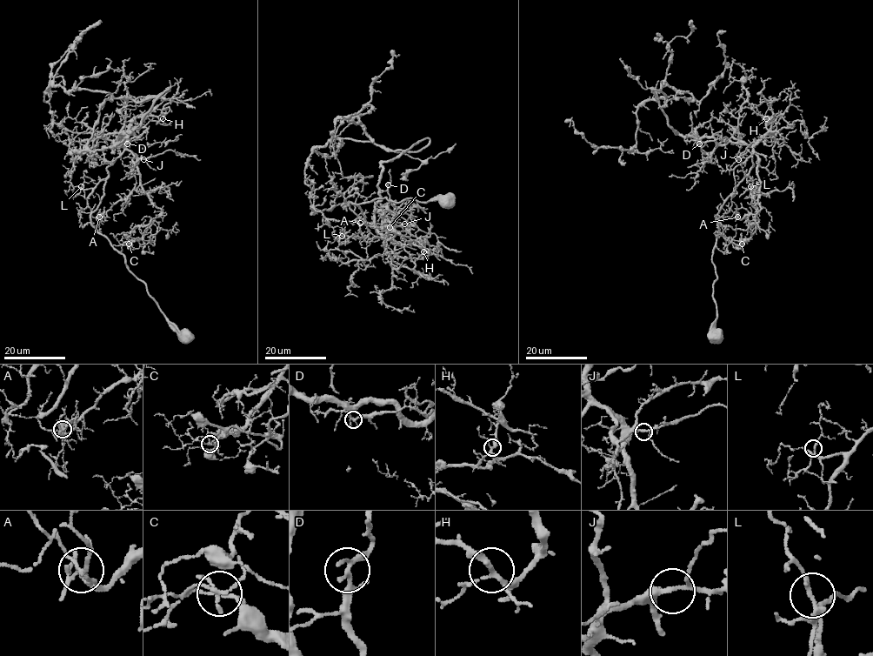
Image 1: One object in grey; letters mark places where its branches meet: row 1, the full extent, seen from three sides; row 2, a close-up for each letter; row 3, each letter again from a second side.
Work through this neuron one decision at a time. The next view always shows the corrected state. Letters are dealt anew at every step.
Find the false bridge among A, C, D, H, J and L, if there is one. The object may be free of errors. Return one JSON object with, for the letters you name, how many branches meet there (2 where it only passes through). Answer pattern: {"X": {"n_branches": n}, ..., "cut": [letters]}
{"C": {"n_branches": 4}, "cut": ["C"]}

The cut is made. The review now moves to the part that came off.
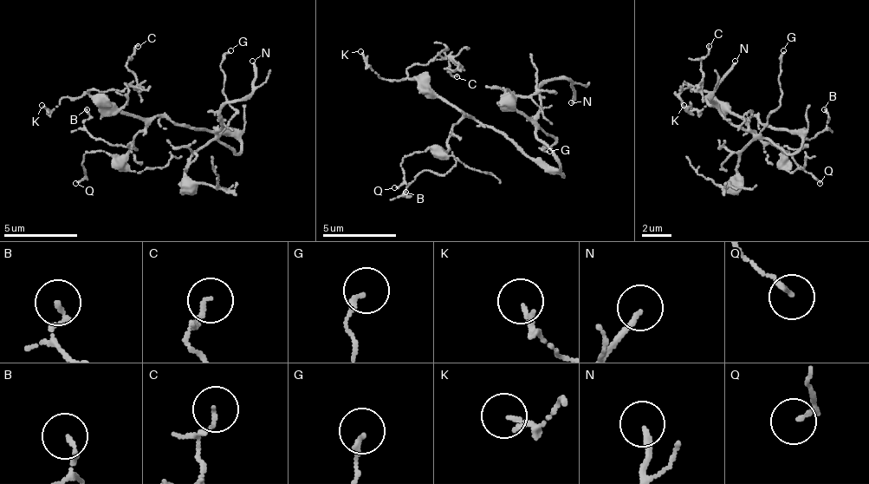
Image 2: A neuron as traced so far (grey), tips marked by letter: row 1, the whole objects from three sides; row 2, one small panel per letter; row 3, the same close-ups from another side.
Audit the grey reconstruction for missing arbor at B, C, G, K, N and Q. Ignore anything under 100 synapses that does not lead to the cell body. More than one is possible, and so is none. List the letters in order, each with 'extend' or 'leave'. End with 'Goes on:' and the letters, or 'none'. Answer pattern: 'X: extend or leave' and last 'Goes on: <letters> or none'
B: leave
C: leave
G: leave
K: leave
N: extend
Q: leave
Goes on: N

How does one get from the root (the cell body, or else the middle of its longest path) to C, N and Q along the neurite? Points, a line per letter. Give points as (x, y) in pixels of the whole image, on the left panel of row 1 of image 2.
C: (201, 127), (182, 127), (164, 116), (112, 113), (90, 90), (134, 87), (138, 83), (126, 57), (138, 46)
N: (201, 127), (226, 131), (241, 150), (234, 153), (219, 139), (219, 113), (252, 90), (252, 61)
Q: (201, 127), (182, 127), (164, 116), (157, 116), (123, 153), (90, 150), (82, 157), (82, 175), (75, 183)

